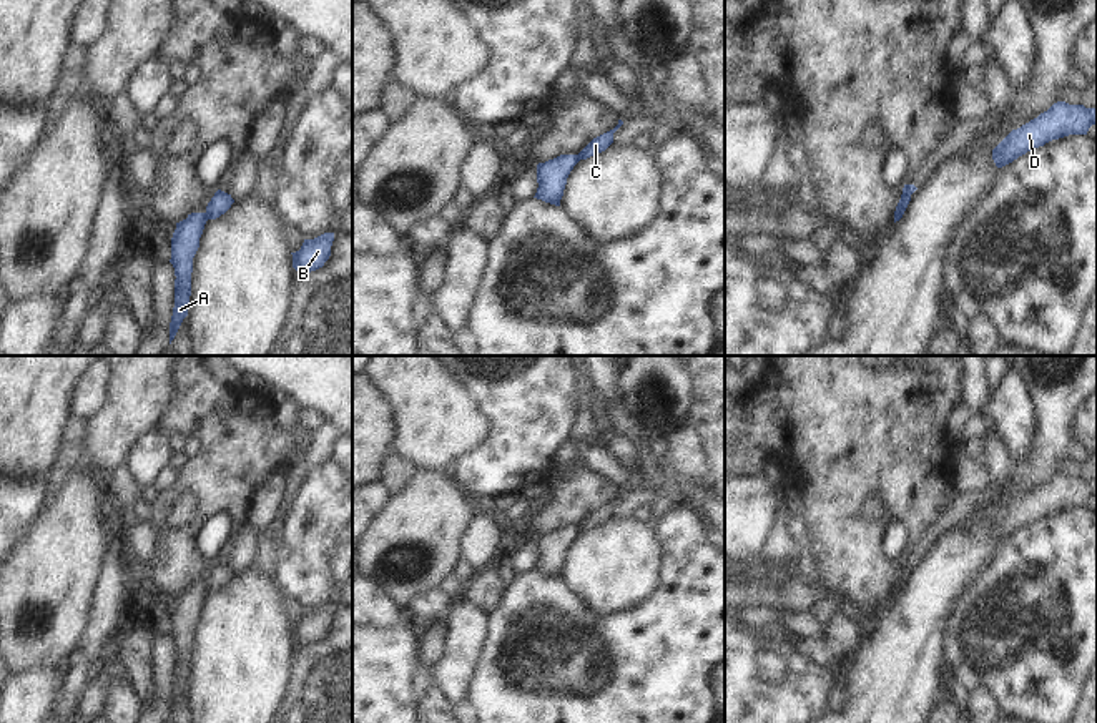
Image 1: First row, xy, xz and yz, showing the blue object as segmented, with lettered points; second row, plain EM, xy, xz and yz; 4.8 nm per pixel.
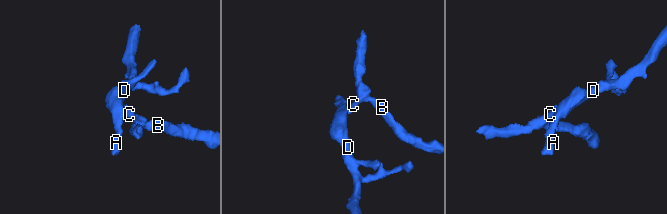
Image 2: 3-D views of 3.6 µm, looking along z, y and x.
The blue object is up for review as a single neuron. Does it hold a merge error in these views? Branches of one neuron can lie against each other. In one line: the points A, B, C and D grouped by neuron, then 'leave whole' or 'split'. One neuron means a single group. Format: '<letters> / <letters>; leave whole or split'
A D / B C; split

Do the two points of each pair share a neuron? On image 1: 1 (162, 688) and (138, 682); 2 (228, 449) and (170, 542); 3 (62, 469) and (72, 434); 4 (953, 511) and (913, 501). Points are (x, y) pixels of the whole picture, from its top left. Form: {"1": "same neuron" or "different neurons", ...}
{"1": "different neurons", "2": "same neuron", "3": "same neuron", "4": "different neurons"}

